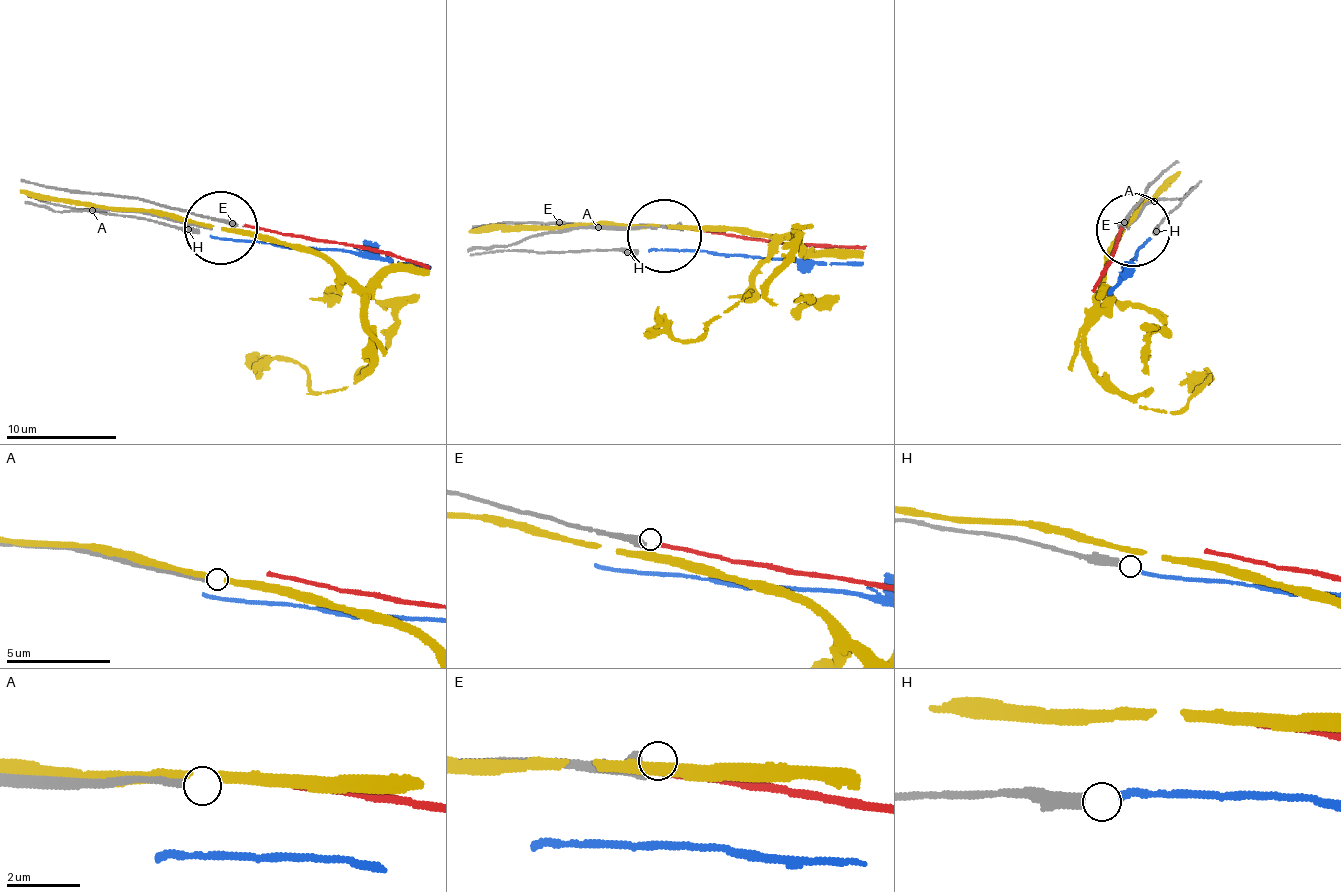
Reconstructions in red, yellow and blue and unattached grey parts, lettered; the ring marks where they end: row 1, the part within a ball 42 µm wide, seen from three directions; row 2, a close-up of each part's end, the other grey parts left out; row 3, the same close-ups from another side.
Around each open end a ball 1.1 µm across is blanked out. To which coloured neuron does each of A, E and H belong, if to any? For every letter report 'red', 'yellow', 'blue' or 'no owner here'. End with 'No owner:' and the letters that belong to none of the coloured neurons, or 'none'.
A: no owner here
E: red
H: blue
No owner: A

